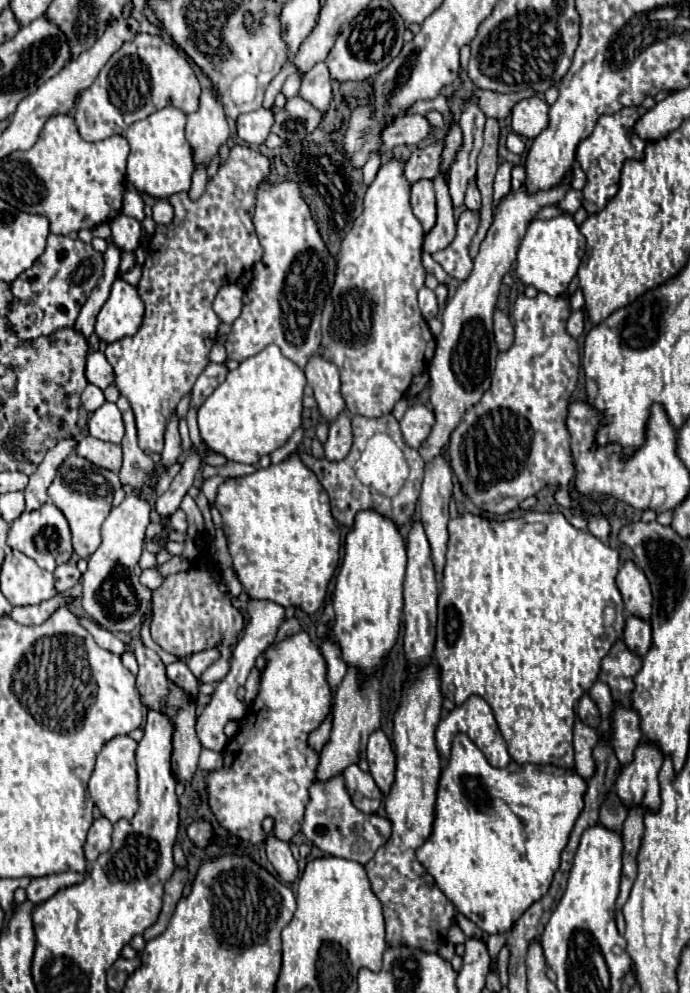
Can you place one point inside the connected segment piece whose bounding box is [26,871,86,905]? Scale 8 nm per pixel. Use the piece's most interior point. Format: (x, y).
(41, 888)

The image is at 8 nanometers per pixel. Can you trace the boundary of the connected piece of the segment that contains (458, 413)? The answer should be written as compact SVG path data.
M572 171L566 173L560 185L548 191L528 193L526 185L522 185L516 191L508 191L508 195L504 195L500 203L496 205L492 225L474 259L474 269L470 277L460 283L458 291L448 301L442 313L444 329L436 339L436 355L432 363L428 365L428 373L432 379L430 401L434 407L436 425L432 427L432 433L418 449L424 461L430 461L432 457L436 457L436 453L442 453L446 449L450 433L460 423L464 409L470 409L476 401L480 401L482 393L488 389L490 379L492 379L492 369L498 357L498 347L496 347L494 331L492 331L492 313L496 309L496 299L498 299L498 291L502 285L502 277L512 269L520 241L524 239L526 227L530 225L530 221L536 217L536 213L542 207L558 205L564 199L566 191L572 187L570 181L572 181Z

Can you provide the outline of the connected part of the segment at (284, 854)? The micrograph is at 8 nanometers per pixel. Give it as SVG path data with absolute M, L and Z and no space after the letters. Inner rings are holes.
M266 817L262 821L262 829L266 833L266 841L264 843L266 843L266 855L268 855L270 863L274 865L274 869L278 871L282 881L292 883L300 875L300 871L298 871L298 863L292 857L292 851L290 851L288 843L280 841L280 839L276 839L272 835L272 831L274 831L274 819L272 817Z

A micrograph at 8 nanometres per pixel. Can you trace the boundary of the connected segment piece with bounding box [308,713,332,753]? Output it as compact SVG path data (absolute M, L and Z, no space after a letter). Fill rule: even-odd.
M332 713L322 721L322 725L318 729L314 729L310 735L308 735L308 745L316 751L316 753L322 753L324 745L328 743L330 739L330 729L332 729Z

